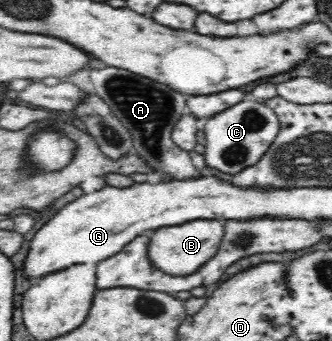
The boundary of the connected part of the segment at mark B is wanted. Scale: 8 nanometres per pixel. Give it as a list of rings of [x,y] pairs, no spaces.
[[[197,220],[197,222],[185,222],[181,226],[159,228],[150,233],[149,258],[155,266],[159,266],[167,274],[181,277],[193,275],[199,266],[203,266],[209,258],[215,256],[223,240],[223,232],[225,226],[221,220]]]

